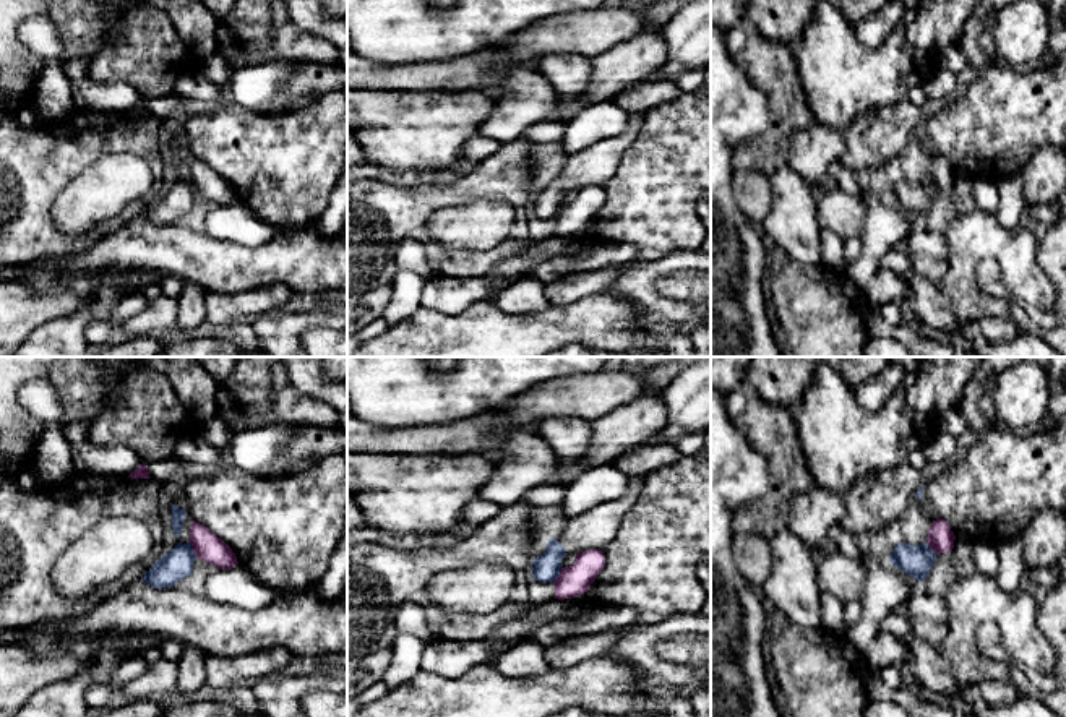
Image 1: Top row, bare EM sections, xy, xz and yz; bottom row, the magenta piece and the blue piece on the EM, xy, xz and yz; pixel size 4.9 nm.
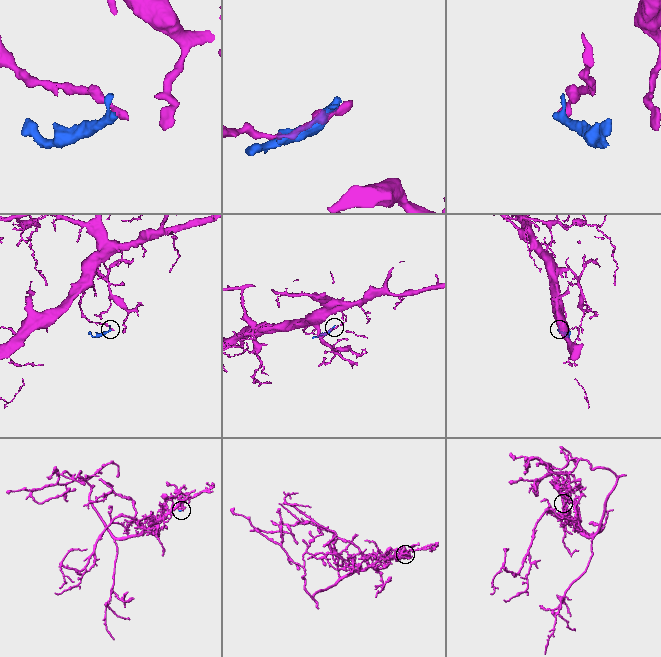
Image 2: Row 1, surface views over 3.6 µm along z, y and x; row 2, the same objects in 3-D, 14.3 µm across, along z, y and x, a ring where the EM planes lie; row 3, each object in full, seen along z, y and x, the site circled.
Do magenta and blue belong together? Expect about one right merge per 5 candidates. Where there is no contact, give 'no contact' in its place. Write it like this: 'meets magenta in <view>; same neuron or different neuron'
meets magenta in xz; different neuron

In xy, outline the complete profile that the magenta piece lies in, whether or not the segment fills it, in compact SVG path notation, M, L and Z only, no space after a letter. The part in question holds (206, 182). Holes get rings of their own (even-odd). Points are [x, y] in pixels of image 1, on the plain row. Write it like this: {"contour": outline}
{"contour": "M193 157L190 164L190 182L196 195L214 201L219 206L230 206L239 201L232 185L196 157Z"}

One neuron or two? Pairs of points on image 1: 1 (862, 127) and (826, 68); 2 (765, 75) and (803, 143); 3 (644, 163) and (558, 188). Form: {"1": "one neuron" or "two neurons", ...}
{"1": "two neurons", "2": "two neurons", "3": "two neurons"}

